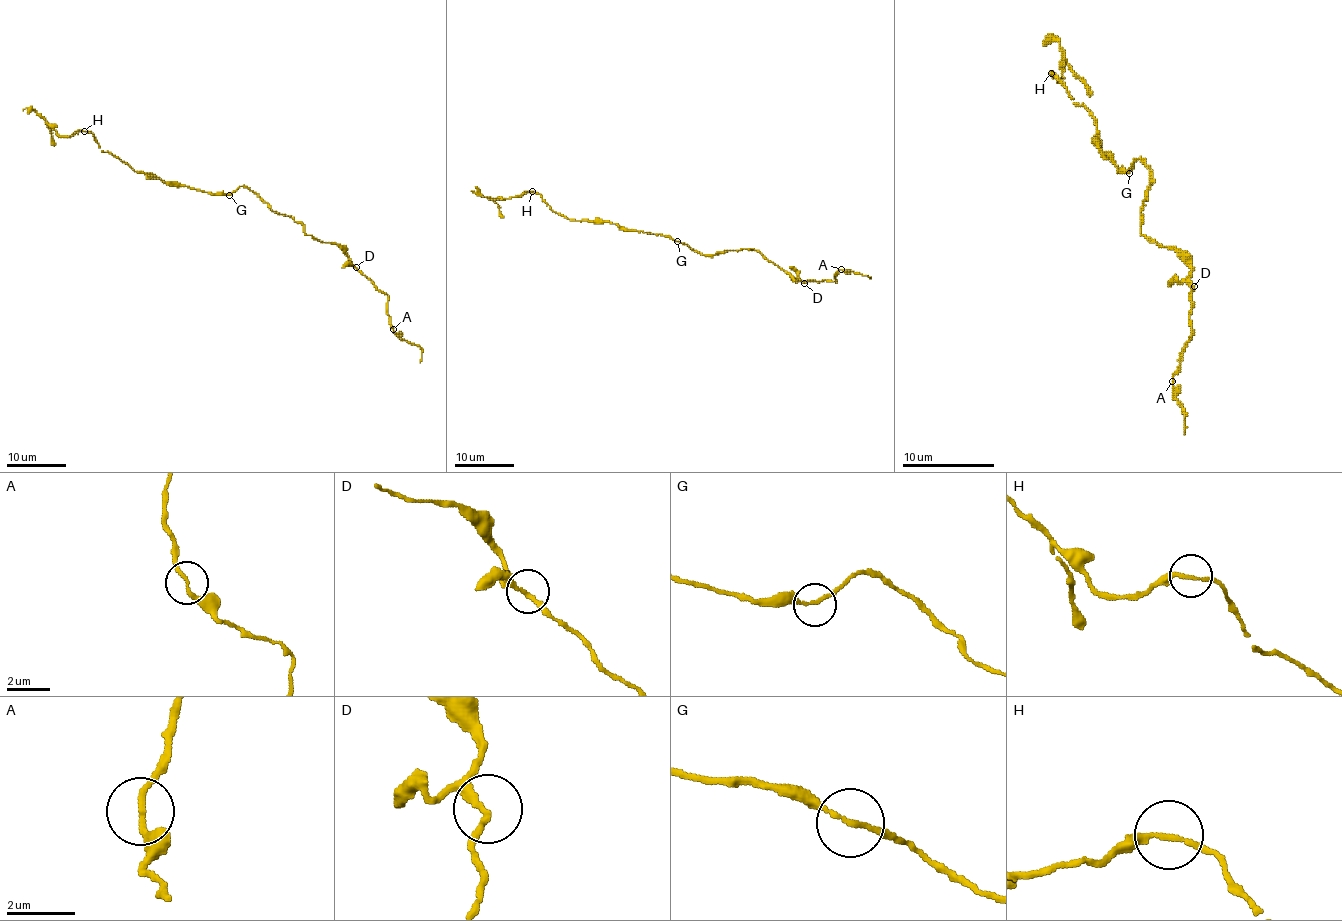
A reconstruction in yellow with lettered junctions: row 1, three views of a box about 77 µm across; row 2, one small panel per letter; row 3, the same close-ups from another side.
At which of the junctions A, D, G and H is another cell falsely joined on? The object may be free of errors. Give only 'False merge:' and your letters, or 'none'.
False merge: none

